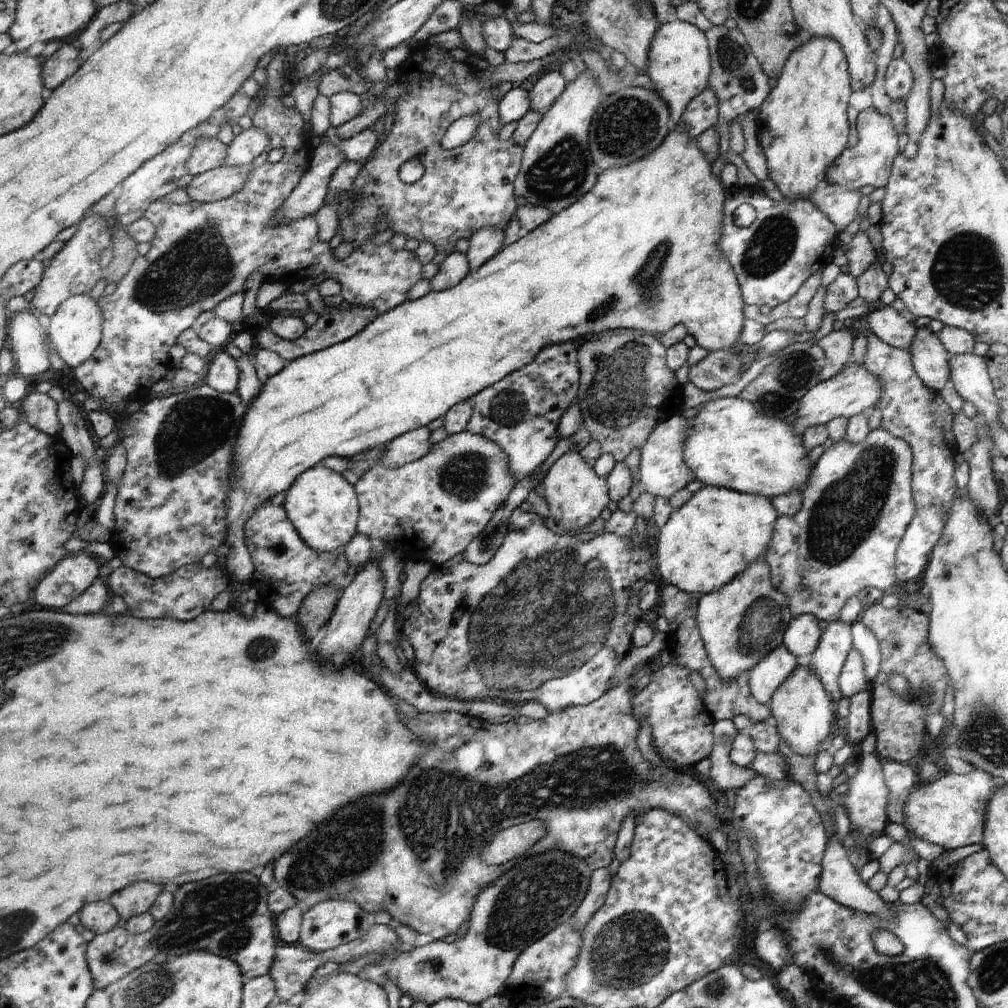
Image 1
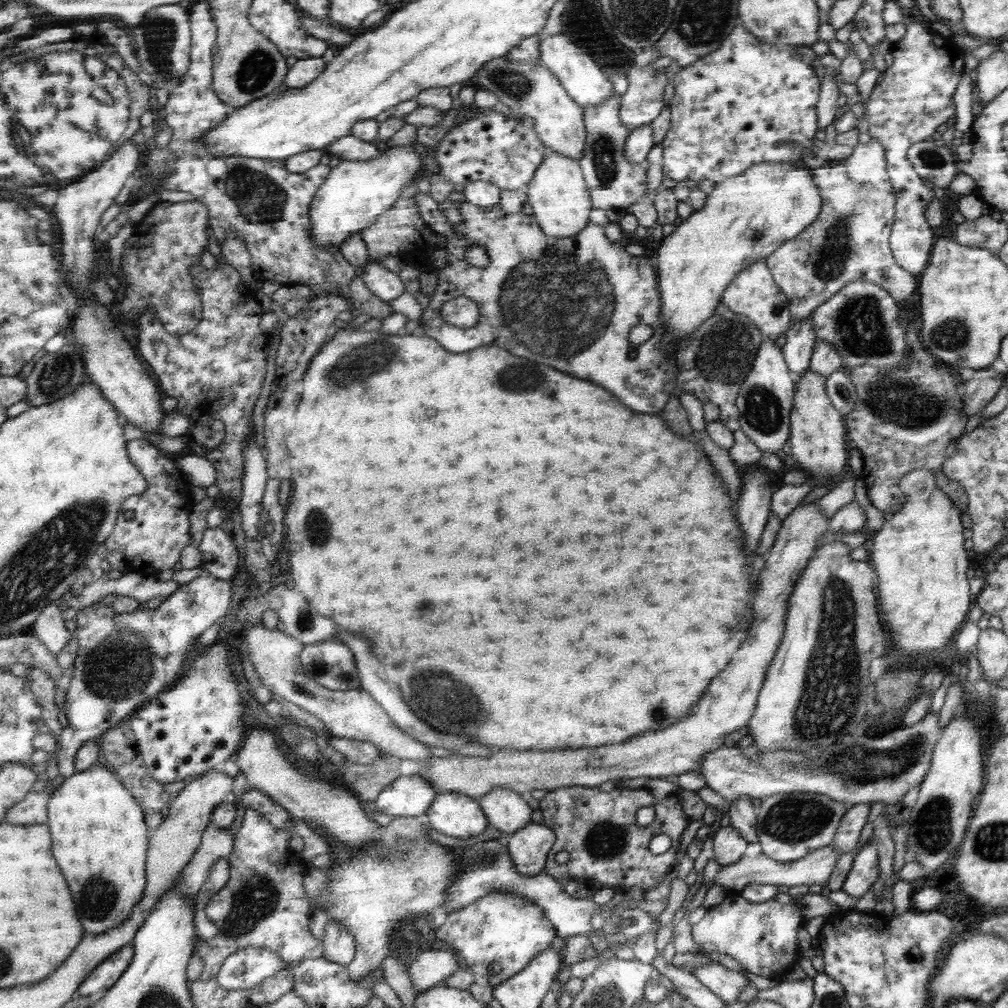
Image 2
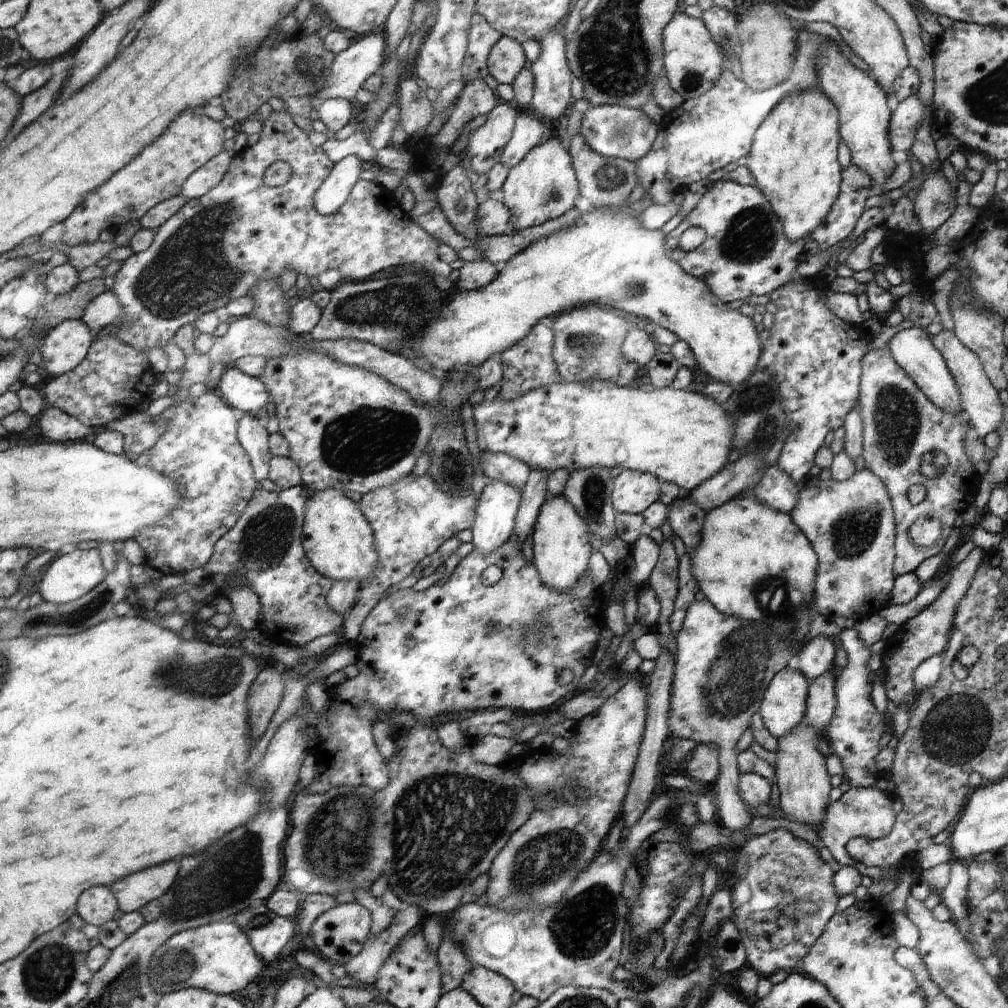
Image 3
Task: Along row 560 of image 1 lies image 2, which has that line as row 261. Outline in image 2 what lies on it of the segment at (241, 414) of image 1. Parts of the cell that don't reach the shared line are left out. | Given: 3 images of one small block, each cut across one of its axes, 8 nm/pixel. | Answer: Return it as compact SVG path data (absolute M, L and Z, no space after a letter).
M157 202L155 208L135 224L133 236L125 242L125 252L121 256L121 272L125 274L127 292L121 302L121 312L125 308L127 318L135 320L141 312L147 308L157 312L173 336L187 336L189 332L195 332L203 320L205 304L201 300L195 274L191 274L191 268L195 268L201 262L201 254L207 248L207 226L211 226L211 210L203 202Z

